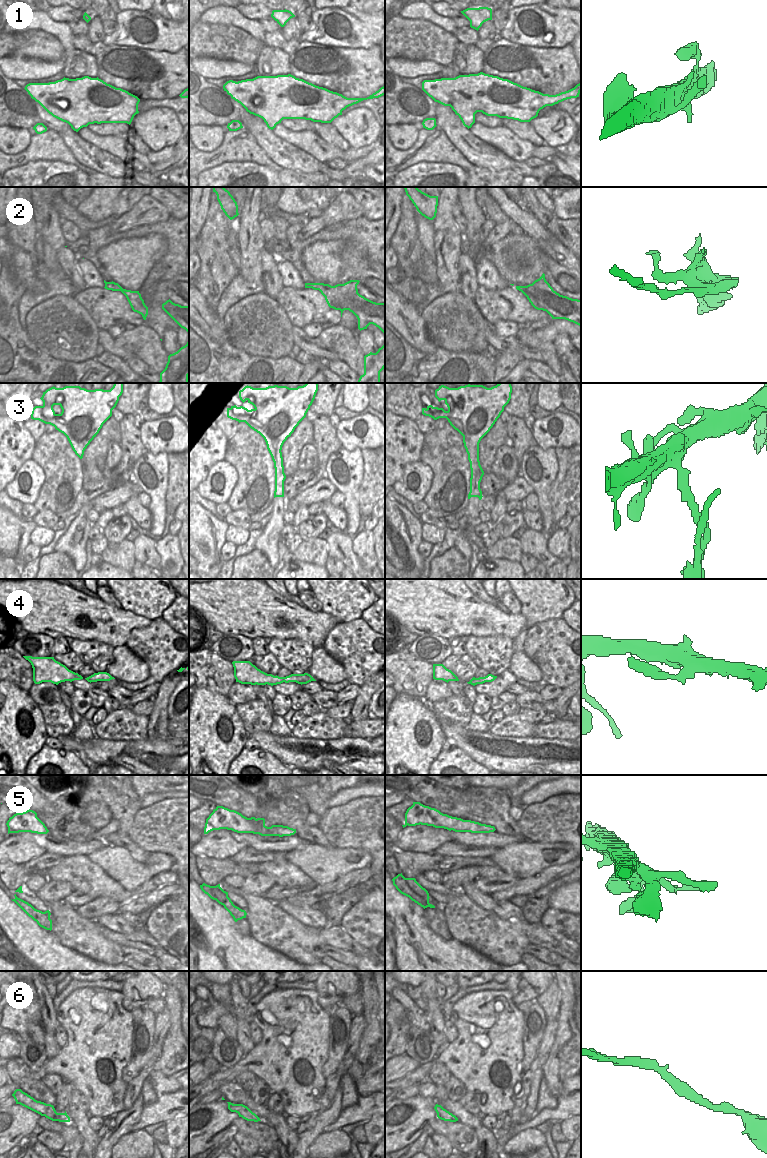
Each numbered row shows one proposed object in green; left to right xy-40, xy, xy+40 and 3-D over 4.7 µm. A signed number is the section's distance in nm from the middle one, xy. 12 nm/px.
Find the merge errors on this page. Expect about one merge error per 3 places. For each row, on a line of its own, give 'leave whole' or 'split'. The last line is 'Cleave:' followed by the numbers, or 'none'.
1: leave whole
2: split
3: split
4: leave whole
5: split
6: leave whole
Cleave: 2, 3, 5

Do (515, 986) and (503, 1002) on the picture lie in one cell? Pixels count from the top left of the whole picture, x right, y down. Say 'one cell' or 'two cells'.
two cells

